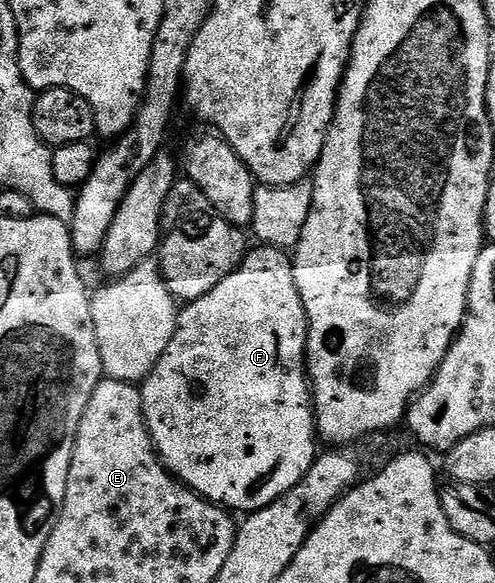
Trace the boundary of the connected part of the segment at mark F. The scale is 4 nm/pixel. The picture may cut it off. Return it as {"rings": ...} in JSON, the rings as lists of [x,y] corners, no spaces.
{"rings":[[[264,244],[256,248],[258,250],[250,249],[237,270],[227,275],[214,290],[207,292],[207,296],[196,298],[178,313],[177,327],[171,344],[167,344],[163,356],[139,386],[141,410],[145,413],[145,423],[157,448],[157,457],[164,462],[173,477],[178,478],[185,486],[191,487],[200,498],[214,502],[217,506],[224,506],[230,512],[252,512],[267,508],[267,504],[291,492],[291,488],[295,488],[295,484],[299,484],[299,480],[307,476],[314,460],[319,457],[317,416],[313,413],[313,392],[309,372],[305,368],[309,321],[303,308],[303,300],[299,296],[299,288],[295,284],[293,264],[286,251]]]}

